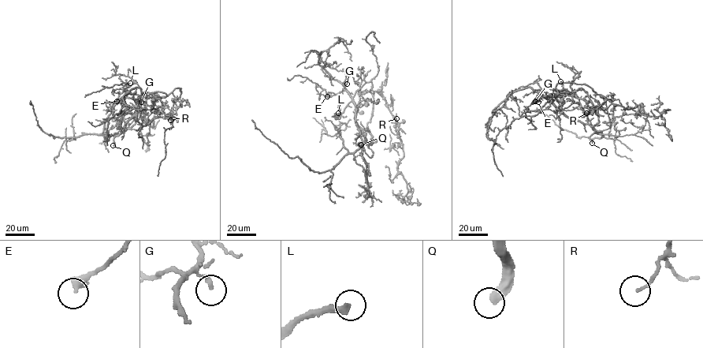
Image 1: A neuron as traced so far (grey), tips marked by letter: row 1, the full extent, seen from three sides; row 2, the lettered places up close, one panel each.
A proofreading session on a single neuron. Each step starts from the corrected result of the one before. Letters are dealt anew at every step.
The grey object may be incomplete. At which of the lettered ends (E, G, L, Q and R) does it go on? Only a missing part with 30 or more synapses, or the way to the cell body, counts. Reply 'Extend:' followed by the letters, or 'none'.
Extend: Q

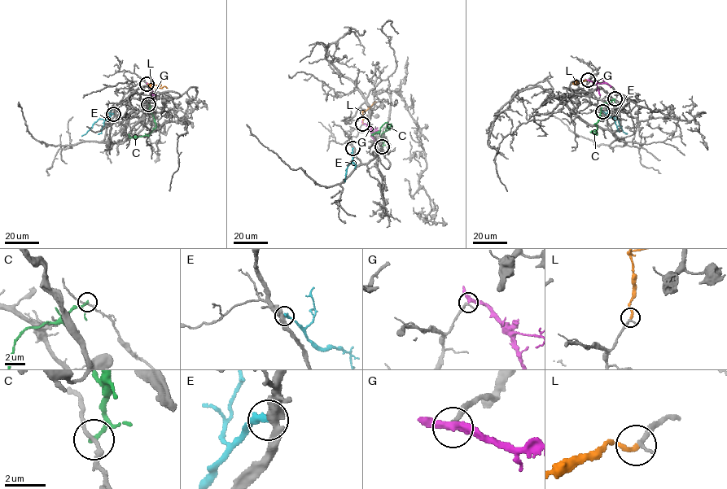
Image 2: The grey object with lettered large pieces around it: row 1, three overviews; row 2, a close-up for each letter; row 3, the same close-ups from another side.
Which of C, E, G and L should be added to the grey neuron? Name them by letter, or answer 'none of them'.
L

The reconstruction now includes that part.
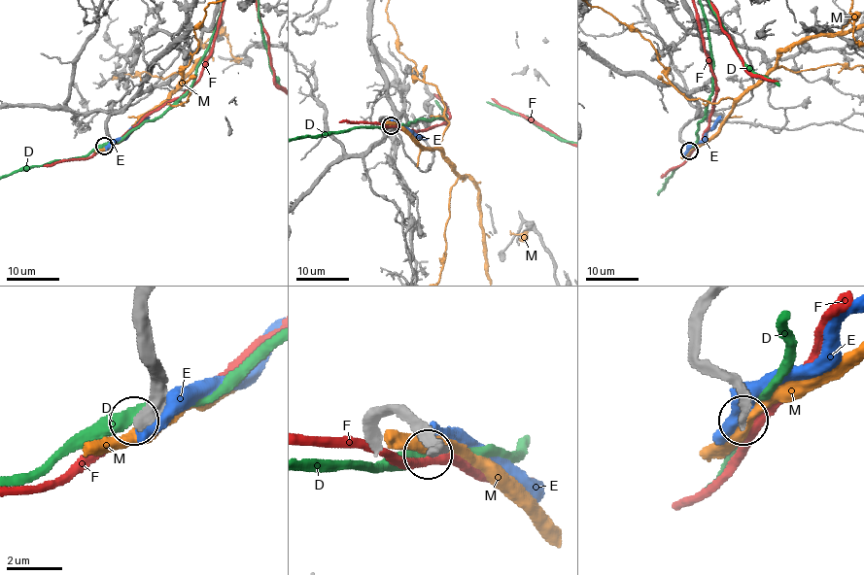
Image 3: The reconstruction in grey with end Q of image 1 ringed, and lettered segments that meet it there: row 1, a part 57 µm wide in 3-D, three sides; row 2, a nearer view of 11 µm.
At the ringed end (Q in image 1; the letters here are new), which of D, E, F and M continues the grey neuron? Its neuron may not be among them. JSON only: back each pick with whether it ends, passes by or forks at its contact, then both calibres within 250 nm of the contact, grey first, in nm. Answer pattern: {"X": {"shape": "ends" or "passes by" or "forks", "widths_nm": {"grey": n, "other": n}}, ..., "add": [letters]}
{"add": []}

